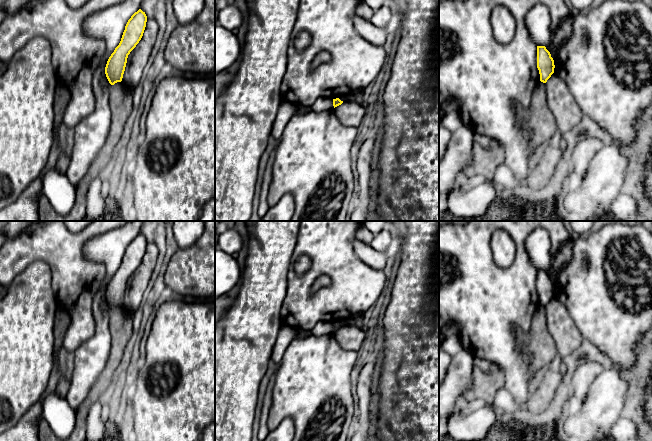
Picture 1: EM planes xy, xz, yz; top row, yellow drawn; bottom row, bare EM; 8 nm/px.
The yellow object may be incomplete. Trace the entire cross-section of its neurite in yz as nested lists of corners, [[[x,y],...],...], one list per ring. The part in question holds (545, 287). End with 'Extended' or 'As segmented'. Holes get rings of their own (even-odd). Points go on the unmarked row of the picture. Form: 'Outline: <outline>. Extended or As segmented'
Outline: [[[537,270],[537,292],[540,298],[540,305],[546,307],[554,297],[554,284],[545,270]]]. As segmented

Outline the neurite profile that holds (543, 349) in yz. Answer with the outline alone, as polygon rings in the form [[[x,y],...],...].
[[[539,305],[532,321],[530,332],[525,334],[519,327],[514,326],[518,352],[530,353],[532,364],[530,367],[530,386],[538,389],[546,366],[552,368],[558,362],[556,343],[547,327],[545,307]]]

